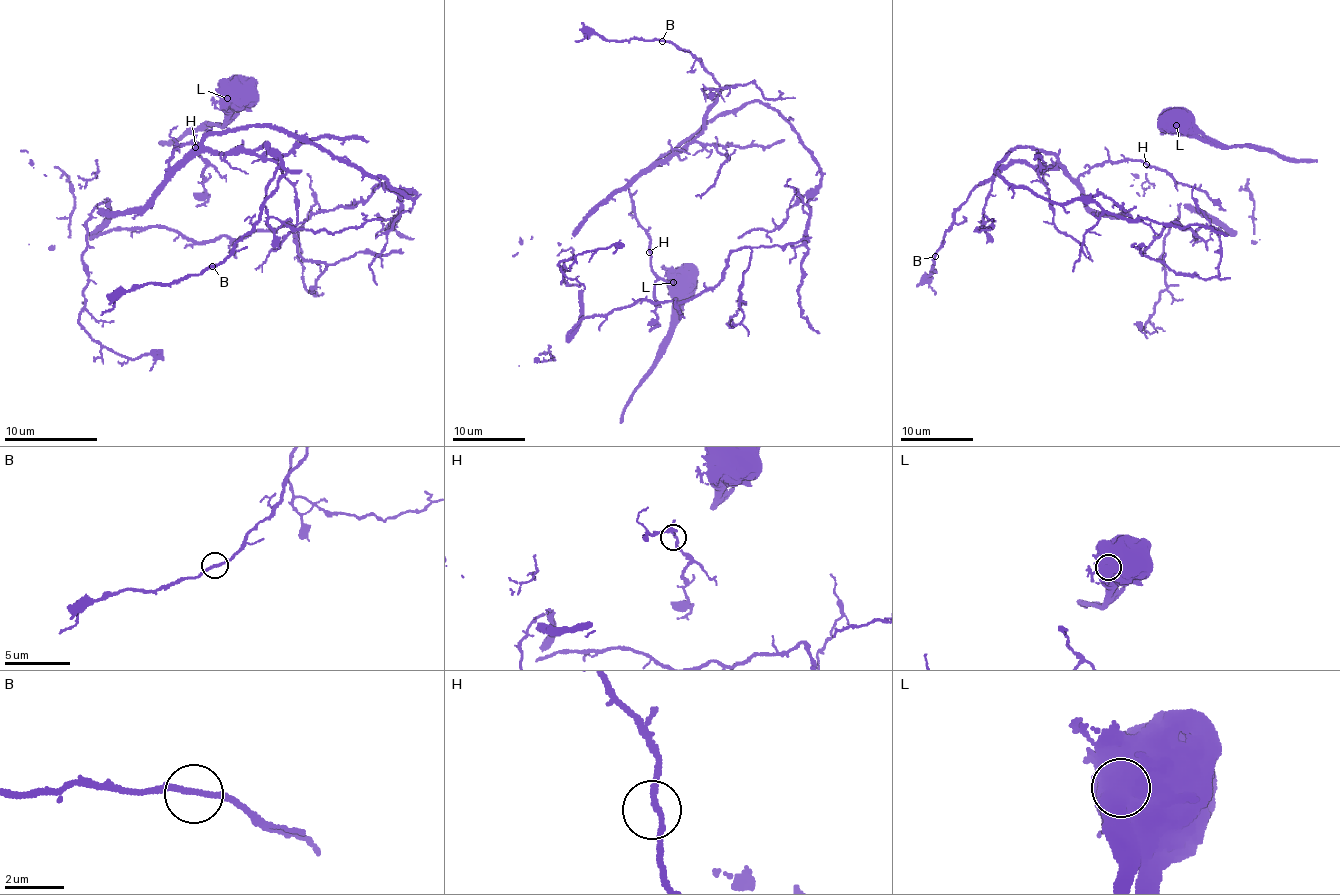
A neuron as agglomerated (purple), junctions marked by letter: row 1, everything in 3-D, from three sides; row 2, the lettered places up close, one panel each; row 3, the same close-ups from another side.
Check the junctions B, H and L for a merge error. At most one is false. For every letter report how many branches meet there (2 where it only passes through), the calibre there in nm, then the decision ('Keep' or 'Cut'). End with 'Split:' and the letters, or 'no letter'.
B: Branches: 2. Thickness 200 nm. Keep
H: Branches: 2. Thickness 180 nm. Keep
L: Branches: 1. Thickness 1400 nm. Cut
Split: L

